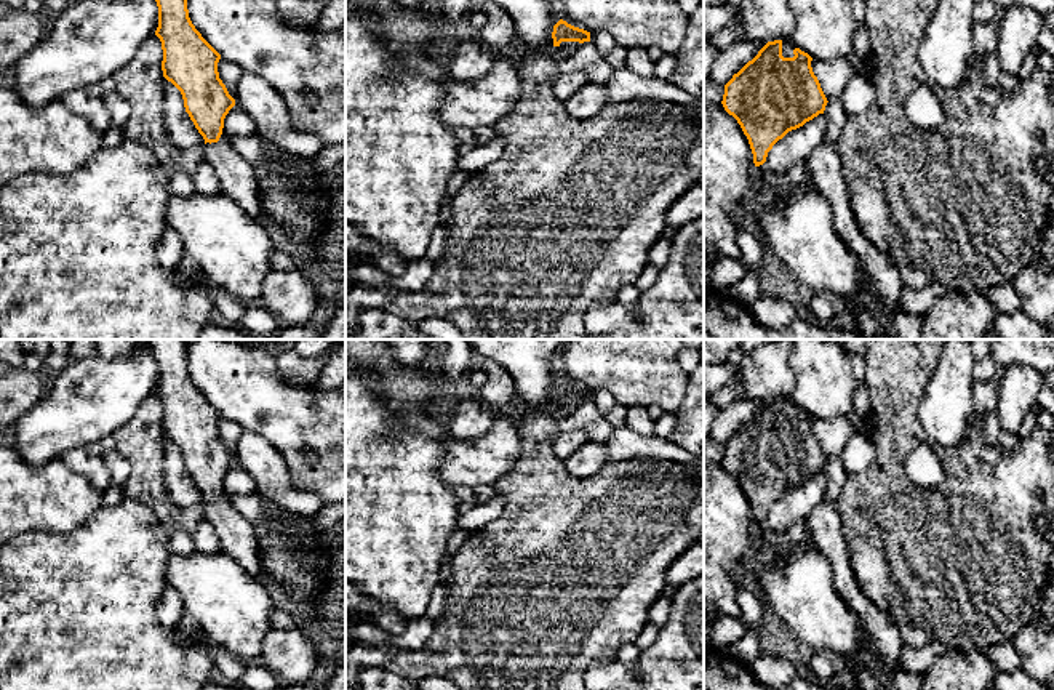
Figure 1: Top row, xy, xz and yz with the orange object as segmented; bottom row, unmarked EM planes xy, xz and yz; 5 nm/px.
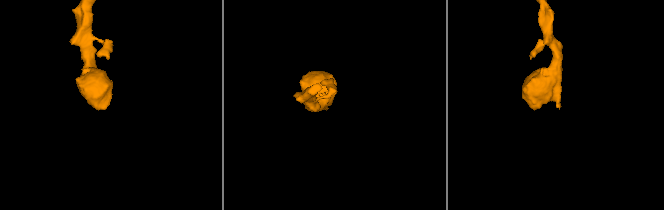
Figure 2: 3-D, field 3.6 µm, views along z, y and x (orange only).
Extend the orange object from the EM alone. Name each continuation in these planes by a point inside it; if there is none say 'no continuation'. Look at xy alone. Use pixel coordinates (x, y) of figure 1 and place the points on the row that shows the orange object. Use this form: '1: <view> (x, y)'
1: xy (237, 178)

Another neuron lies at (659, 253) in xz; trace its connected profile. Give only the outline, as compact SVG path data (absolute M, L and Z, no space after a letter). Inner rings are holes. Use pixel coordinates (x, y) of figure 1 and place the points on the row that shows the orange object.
M661 237L648 253L648 264L664 267L670 258L670 239Z

